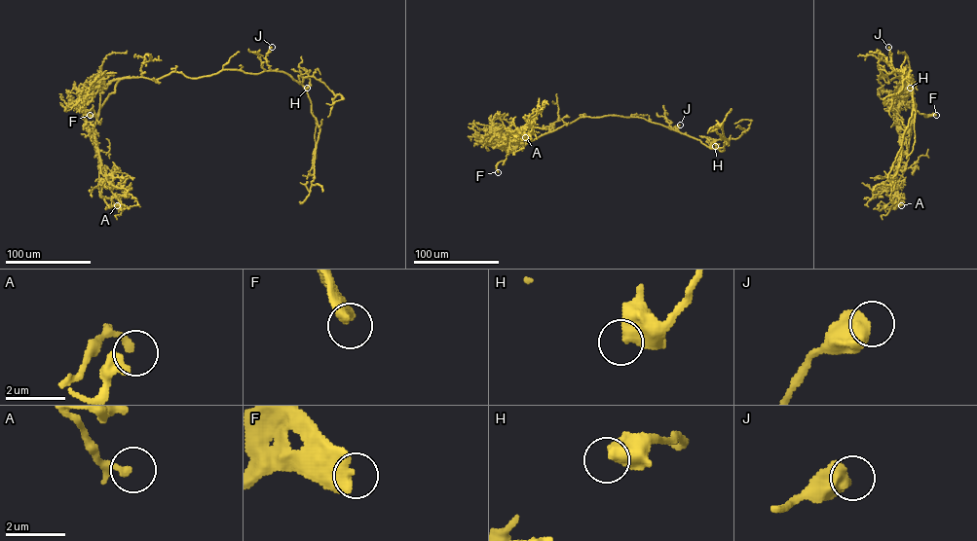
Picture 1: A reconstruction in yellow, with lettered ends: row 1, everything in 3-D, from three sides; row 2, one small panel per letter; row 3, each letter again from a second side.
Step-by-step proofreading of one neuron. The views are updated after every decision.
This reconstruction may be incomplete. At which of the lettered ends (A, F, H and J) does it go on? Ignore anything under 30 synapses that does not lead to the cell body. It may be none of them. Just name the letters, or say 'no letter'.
F

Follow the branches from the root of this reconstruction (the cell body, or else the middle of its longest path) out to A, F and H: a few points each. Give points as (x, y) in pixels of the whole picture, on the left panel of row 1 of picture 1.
A: (189, 78), (171, 72), (154, 80), (121, 79), (99, 109), (91, 131), (97, 186), (106, 204), (117, 205)
F: (189, 78), (171, 72), (154, 80), (121, 79), (99, 113), (90, 115)
H: (189, 78), (209, 76), (225, 69), (253, 74), (281, 71), (299, 83), (308, 76), (310, 82), (307, 88)

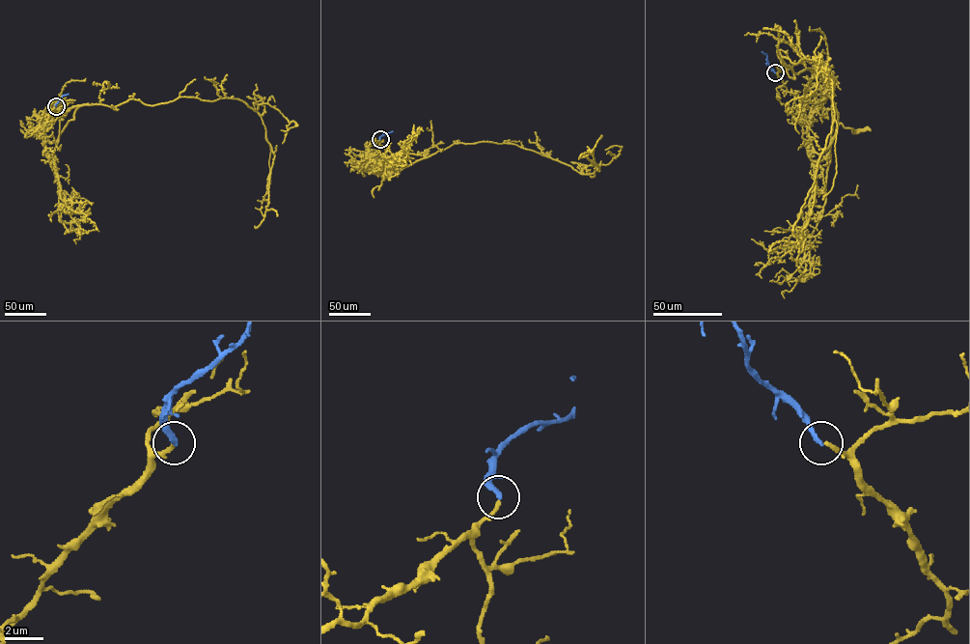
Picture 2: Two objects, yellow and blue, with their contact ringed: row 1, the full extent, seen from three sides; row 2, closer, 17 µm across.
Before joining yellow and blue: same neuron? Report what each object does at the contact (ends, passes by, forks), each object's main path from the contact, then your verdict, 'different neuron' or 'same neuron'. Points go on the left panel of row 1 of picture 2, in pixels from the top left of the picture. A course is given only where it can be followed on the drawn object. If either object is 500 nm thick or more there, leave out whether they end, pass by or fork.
yellow ends; blue ends; course yellow (56, 106), (42, 139), (47, 110), (129, 99), (243, 100), (261, 117), (274, 155), (268, 204), (254, 227); course blue (56, 106), (62, 96), (68, 94); same neuron

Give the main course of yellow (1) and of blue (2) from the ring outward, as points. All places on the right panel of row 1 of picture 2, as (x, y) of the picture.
1: (775, 72), (807, 126), (836, 79), (781, 70), (782, 57), (832, 82), (831, 132), (793, 226), (808, 270)
2: (774, 72), (769, 67), (767, 55), (762, 51)

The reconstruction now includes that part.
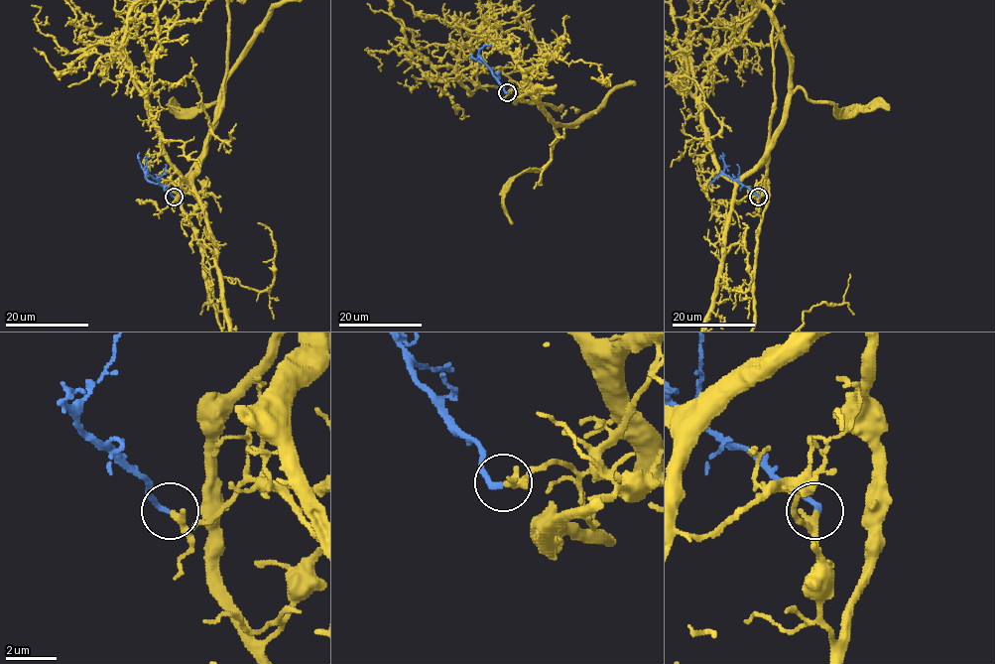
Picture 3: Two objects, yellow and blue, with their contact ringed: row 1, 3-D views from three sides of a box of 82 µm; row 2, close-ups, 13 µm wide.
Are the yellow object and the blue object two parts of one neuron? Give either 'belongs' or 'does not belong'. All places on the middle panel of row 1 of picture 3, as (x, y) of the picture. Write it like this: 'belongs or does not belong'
belongs

